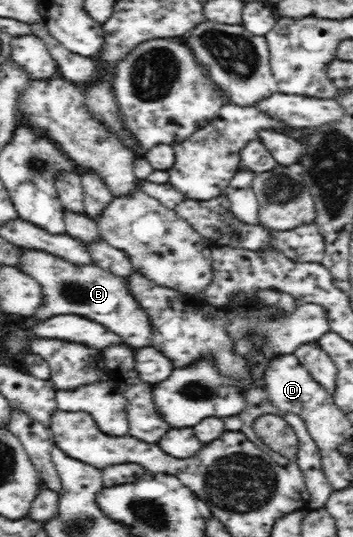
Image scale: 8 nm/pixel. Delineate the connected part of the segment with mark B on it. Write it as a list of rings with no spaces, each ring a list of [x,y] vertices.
[[[20,248],[20,273],[42,287],[42,302],[34,316],[41,321],[55,315],[80,315],[123,337],[129,347],[147,347],[151,339],[150,317],[131,295],[123,279],[93,264],[73,264],[43,250]]]

